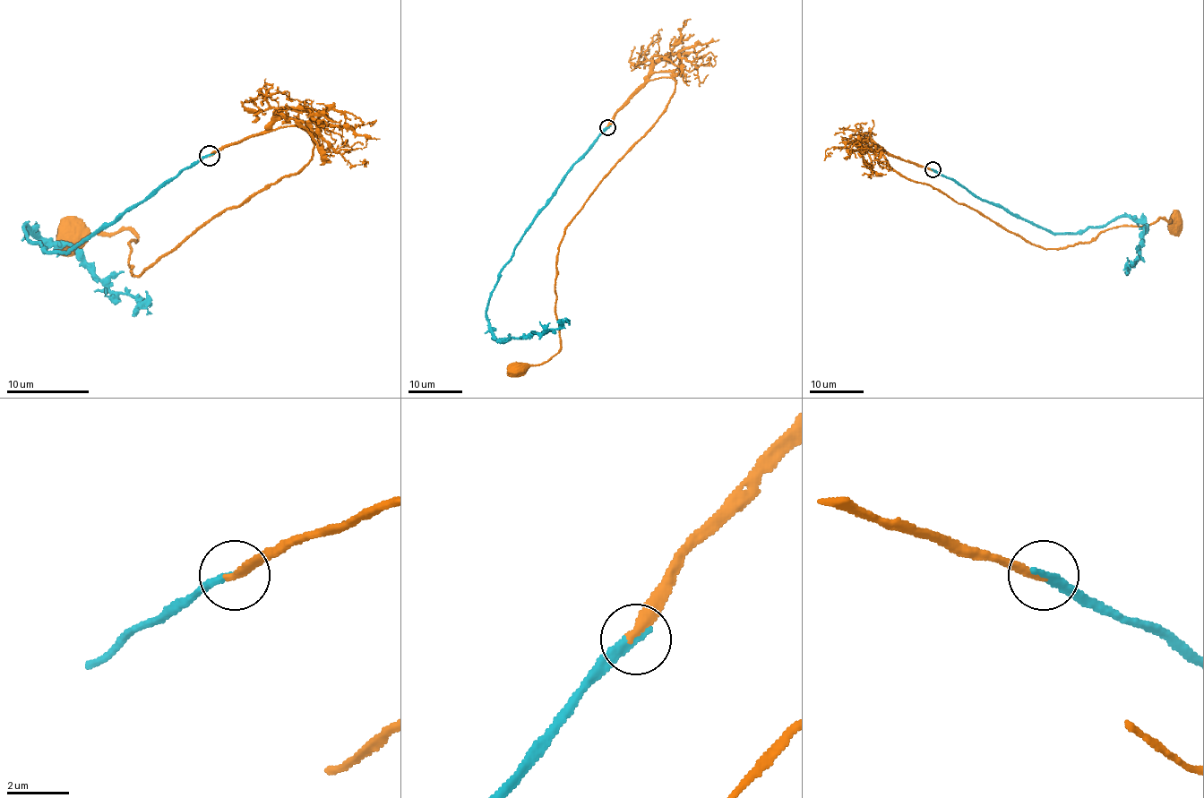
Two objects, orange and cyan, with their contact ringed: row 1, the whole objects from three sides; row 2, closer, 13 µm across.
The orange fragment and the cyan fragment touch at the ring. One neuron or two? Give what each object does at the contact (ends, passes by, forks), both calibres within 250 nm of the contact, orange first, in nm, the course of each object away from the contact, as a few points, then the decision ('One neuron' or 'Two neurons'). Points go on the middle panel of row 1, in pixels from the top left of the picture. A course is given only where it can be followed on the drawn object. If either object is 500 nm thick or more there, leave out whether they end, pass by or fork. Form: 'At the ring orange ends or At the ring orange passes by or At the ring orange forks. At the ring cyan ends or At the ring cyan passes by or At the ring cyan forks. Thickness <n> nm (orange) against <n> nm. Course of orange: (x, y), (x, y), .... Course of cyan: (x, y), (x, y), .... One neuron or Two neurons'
At the ring orange ends. At the ring cyan ends. Thickness 280 nm (orange) against 280 nm. Course of orange: (607, 127), (650, 80), (676, 82), (666, 111), (565, 230), (554, 286), (560, 347), (541, 364), (517, 367). Course of cyan: (607, 127), (573, 165), (515, 247), (488, 302), (488, 328), (496, 338), (528, 338), (570, 322). One neuron

